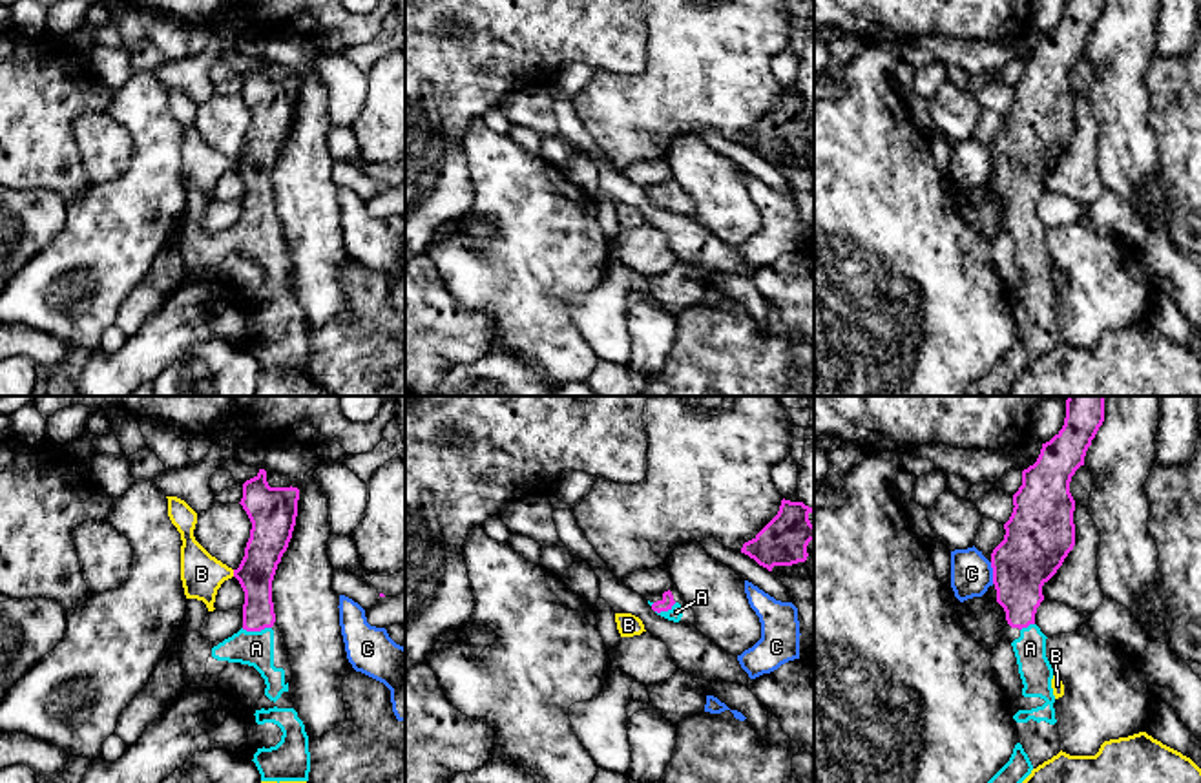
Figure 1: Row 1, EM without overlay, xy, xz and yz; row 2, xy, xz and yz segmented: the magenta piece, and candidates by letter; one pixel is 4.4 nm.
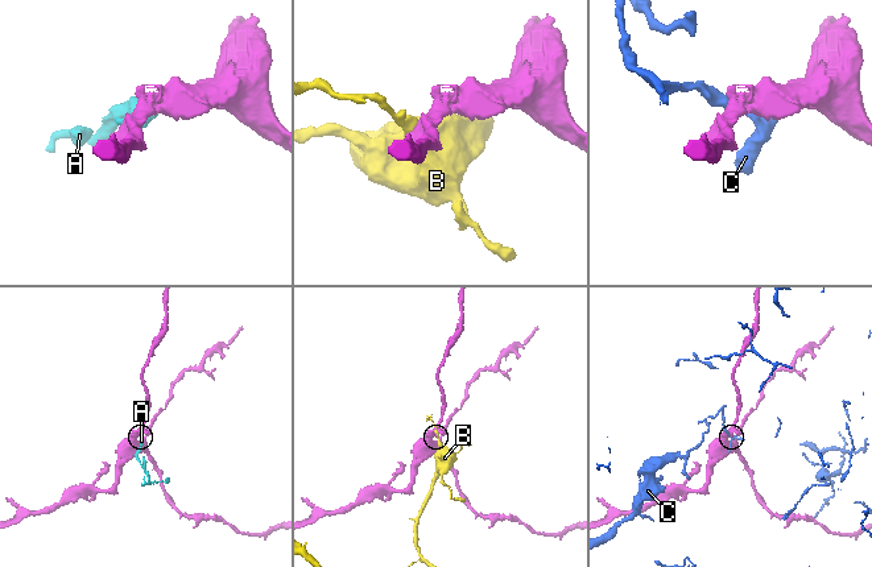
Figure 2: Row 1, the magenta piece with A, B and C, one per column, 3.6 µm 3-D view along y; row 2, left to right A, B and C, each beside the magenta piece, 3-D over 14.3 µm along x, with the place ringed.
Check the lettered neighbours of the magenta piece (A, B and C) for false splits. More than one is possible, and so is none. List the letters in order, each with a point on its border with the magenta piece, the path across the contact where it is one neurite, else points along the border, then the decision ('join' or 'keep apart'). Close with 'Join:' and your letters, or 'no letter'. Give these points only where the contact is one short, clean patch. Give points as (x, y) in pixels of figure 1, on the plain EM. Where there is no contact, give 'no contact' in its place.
A: xy (256, 221) | across xy (254, 165), (256, 221), (256, 240) | join
B: xy (234, 165) | along xy (232, 161), (234, 167) | keep apart
C: yz (993, 165) | keep apart
Join: A

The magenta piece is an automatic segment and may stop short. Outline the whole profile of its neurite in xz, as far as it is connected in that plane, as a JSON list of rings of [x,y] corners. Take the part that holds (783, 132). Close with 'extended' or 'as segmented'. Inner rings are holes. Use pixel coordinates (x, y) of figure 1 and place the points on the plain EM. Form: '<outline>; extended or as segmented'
[[[781,91],[778,106],[748,133],[741,144],[772,162],[774,157],[805,153],[807,137],[814,131],[814,117],[809,106],[814,100],[803,93]]]; as segmented

